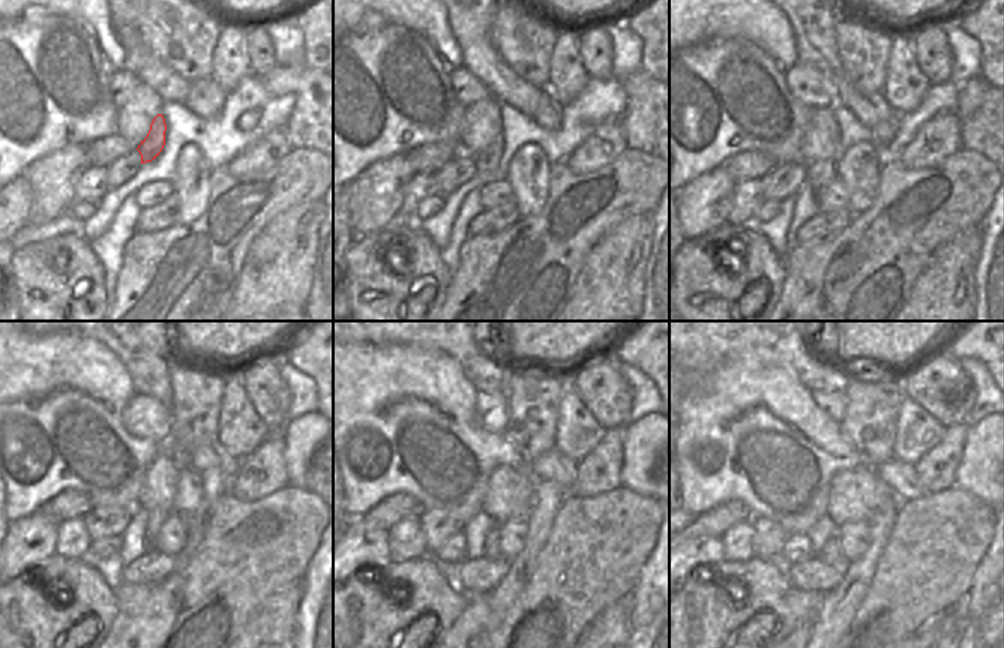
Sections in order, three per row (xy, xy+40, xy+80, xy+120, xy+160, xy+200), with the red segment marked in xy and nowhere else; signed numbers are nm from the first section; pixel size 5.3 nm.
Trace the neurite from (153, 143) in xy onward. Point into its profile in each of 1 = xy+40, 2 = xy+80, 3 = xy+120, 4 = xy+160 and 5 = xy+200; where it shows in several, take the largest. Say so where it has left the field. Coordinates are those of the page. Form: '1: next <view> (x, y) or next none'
1: next xy+40 (486, 159)
2: next xy+80 (821, 173)
3: next xy+120 (155, 518)
4: next xy+160 (491, 549)
5: next xy+200 (830, 554)

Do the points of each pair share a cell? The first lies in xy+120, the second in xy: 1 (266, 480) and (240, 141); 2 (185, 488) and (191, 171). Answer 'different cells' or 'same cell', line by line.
1: different cells
2: same cell

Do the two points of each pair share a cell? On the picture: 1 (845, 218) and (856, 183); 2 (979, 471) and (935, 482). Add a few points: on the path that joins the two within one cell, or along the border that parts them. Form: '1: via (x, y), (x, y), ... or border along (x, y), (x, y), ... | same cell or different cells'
1: border along (848, 207), (853, 215) | different cells
2: border along (964, 443), (953, 485) | different cells

